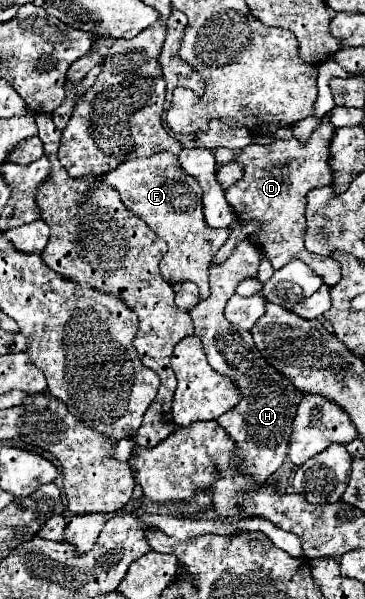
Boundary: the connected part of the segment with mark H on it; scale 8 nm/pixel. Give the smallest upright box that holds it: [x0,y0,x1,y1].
[189,239,297,483]

